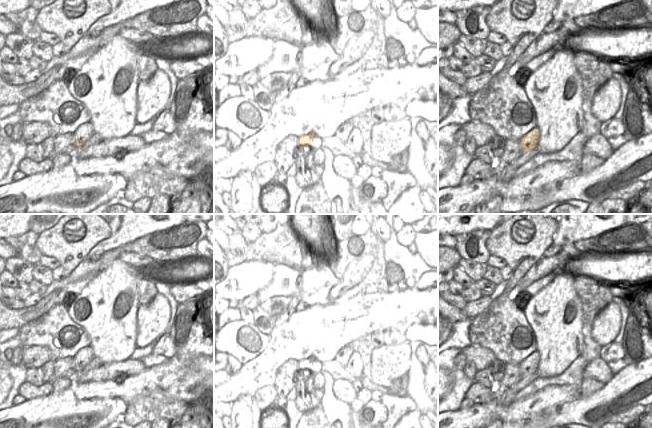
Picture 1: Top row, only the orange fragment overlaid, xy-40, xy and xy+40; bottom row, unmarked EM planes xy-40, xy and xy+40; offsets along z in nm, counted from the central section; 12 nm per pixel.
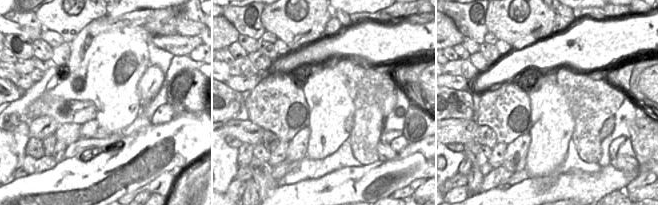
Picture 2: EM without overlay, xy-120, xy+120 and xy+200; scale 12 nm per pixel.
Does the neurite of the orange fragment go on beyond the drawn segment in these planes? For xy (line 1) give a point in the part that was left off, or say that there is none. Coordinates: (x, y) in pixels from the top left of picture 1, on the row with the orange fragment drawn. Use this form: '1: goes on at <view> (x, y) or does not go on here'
1: does not go on here

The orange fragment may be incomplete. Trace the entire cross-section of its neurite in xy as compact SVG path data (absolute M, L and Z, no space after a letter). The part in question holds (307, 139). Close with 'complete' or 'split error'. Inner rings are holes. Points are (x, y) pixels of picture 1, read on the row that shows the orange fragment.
M314 130L309 131L304 136L297 135L297 141L299 143L299 149L302 149L306 146L309 146L316 139L316 136L317 135L315 134Z; complete

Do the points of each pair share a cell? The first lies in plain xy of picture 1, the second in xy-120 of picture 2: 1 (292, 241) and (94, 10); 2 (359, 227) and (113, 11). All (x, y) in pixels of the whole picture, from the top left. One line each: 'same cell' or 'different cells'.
1: same cell
2: same cell

